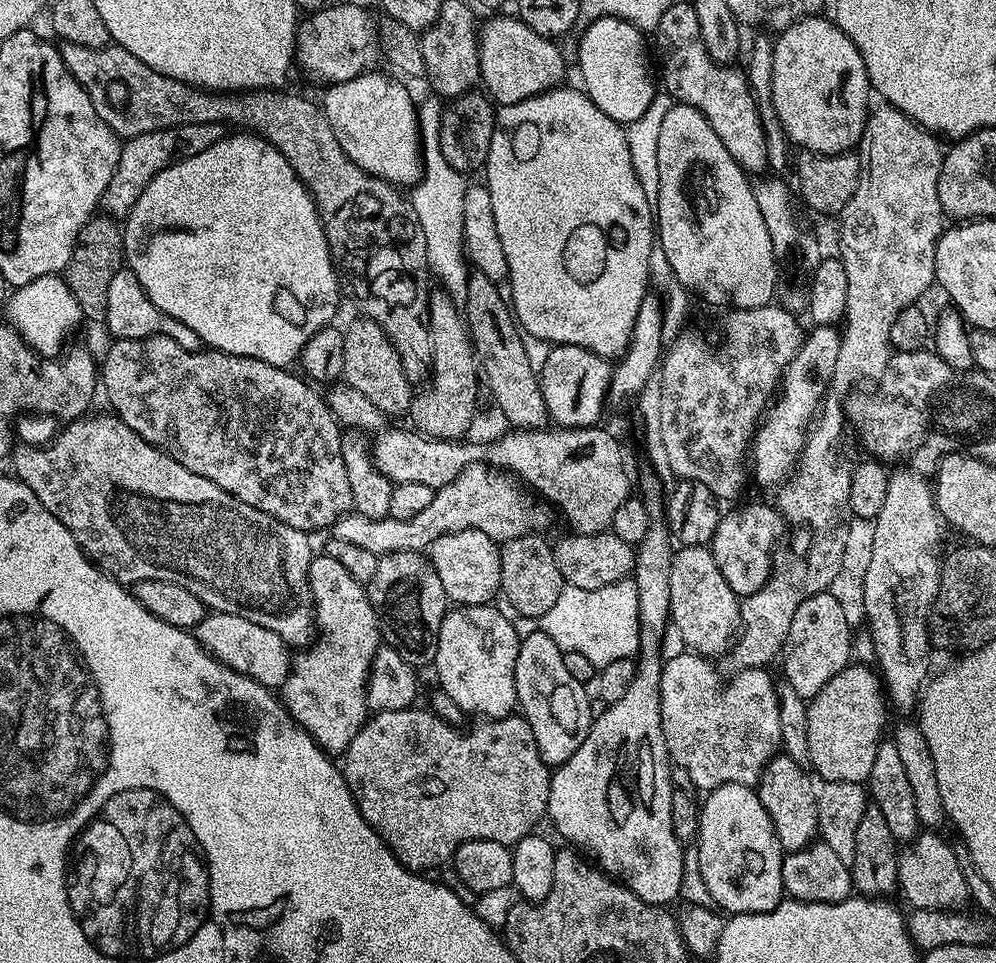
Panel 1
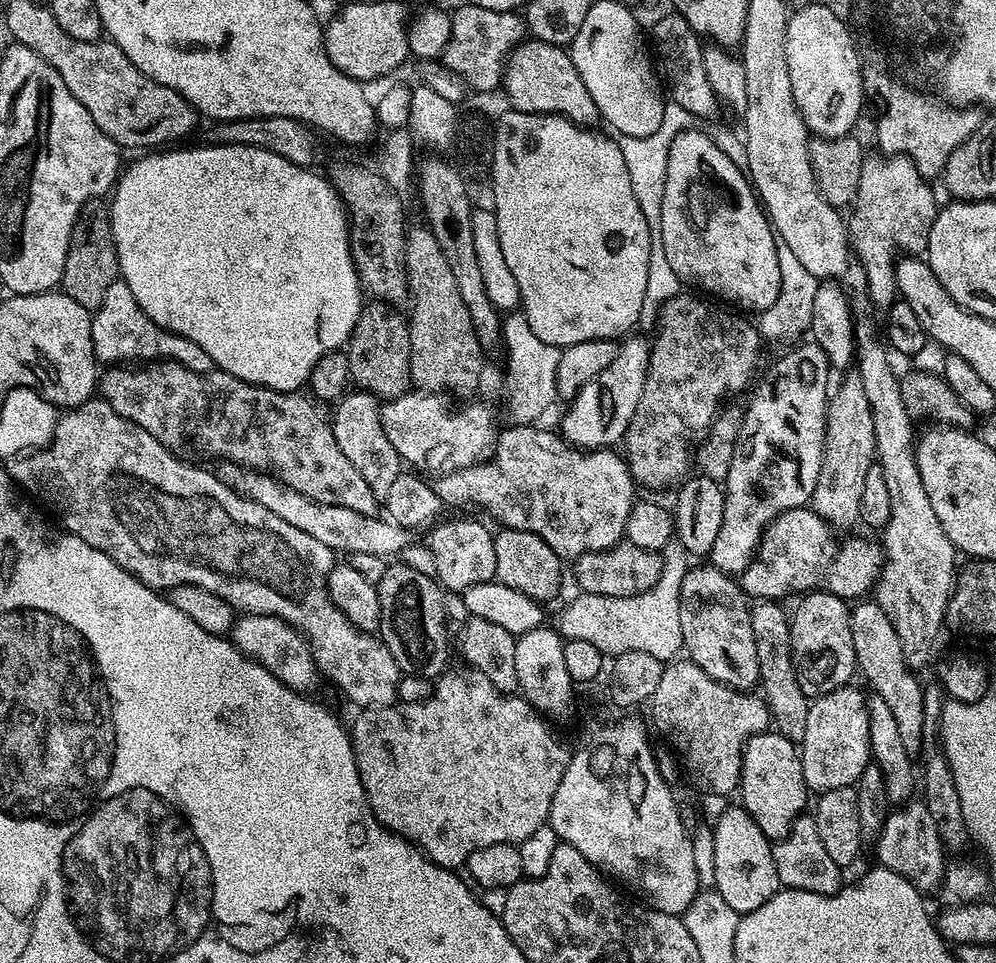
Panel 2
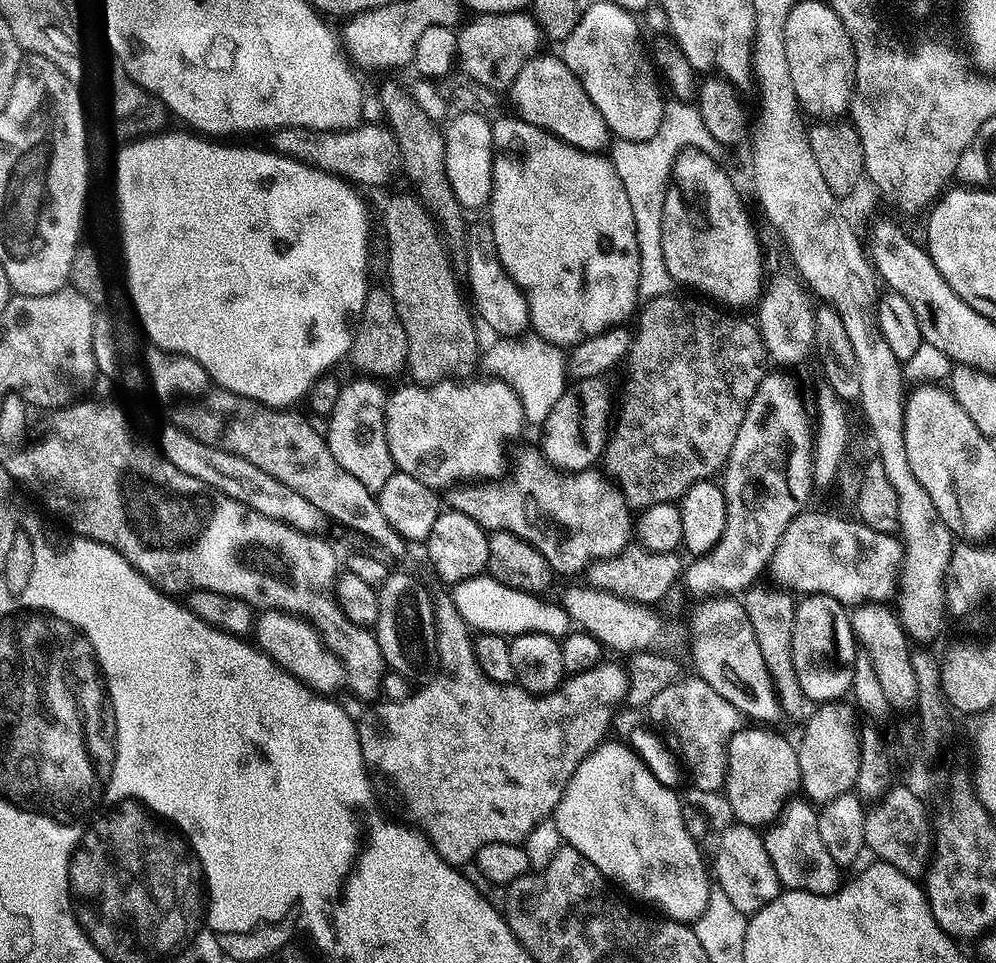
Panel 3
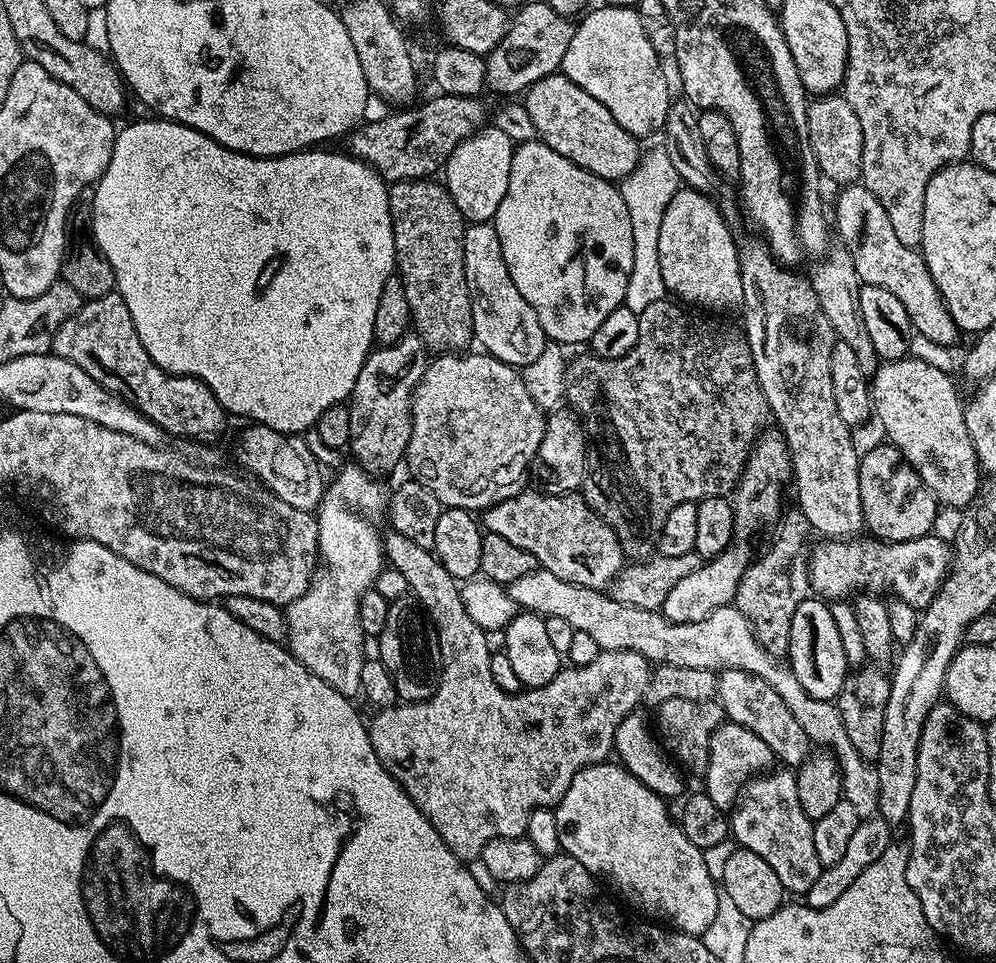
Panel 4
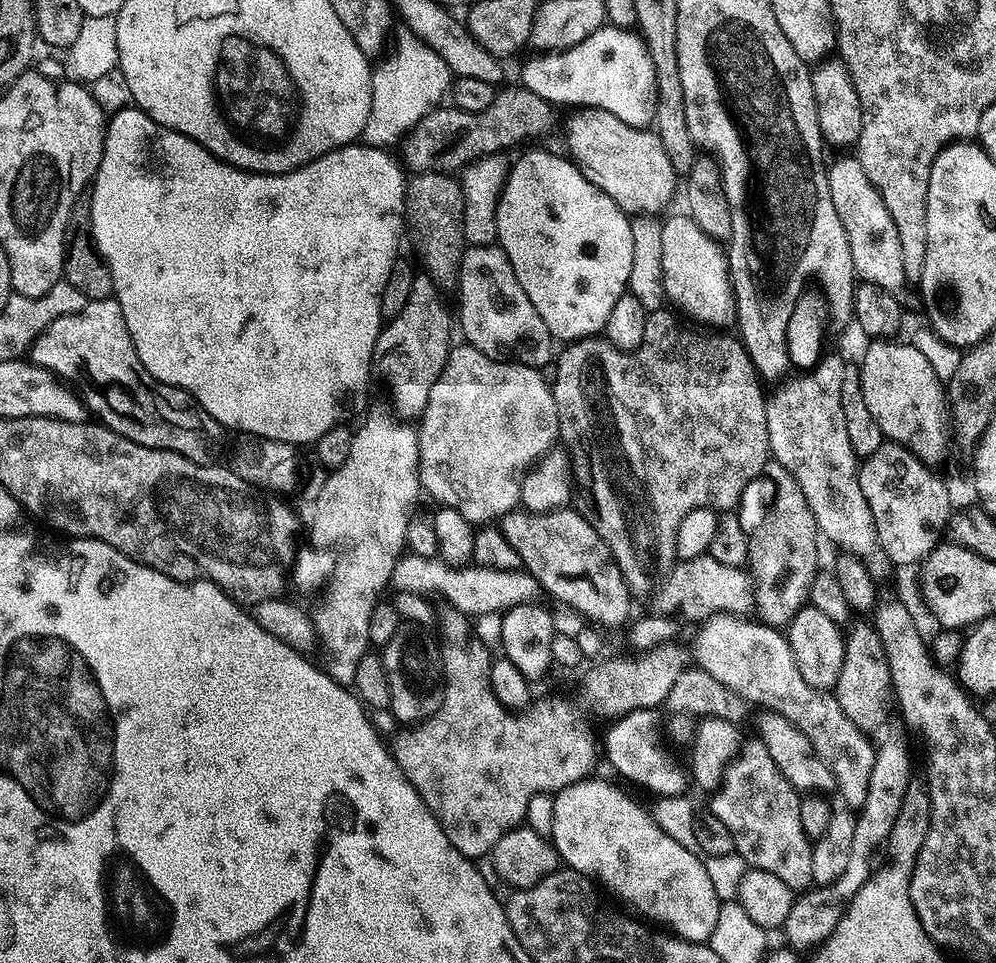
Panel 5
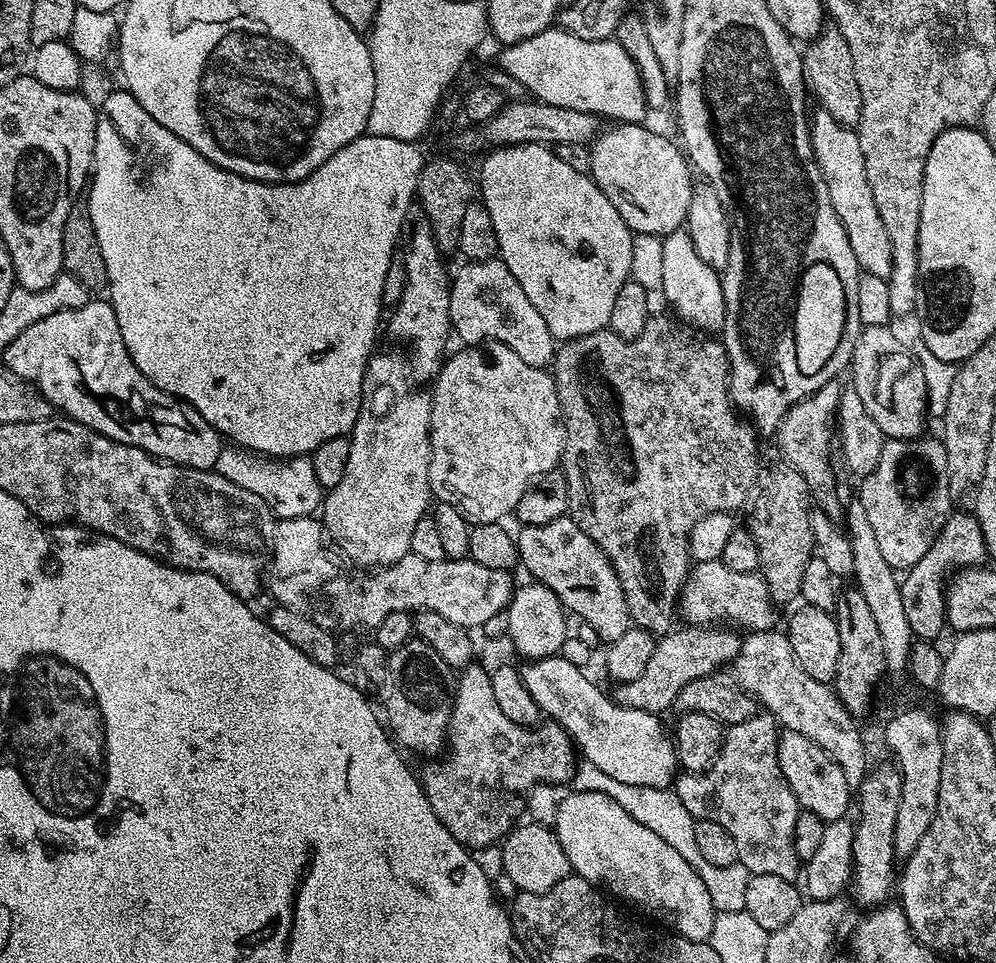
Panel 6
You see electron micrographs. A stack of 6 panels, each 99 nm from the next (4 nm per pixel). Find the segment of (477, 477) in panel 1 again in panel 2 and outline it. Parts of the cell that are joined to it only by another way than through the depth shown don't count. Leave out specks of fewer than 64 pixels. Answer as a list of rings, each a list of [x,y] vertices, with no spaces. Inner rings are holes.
[[[228,460],[219,461],[214,471],[217,478],[230,490],[234,490],[240,496],[245,496],[250,502],[258,502],[258,506],[266,506],[270,514],[278,514],[282,522],[290,522],[290,526],[310,534],[310,538],[318,538],[318,542],[322,542],[322,546],[331,548],[333,553],[357,552],[358,554],[378,554],[385,558],[396,558],[399,557],[396,555],[412,540],[413,533],[409,529],[398,526],[393,520],[381,518],[379,515],[358,514],[356,510],[346,510],[346,506],[341,504],[314,502],[266,472],[243,468],[241,464],[232,464]]]

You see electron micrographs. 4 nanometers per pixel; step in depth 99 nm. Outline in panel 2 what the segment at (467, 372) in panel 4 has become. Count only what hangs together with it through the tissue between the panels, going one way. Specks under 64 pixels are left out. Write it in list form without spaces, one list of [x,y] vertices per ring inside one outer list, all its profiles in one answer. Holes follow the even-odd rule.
[[[409,390],[402,397],[381,403],[380,421],[390,446],[417,473],[432,472],[433,477],[450,474],[489,459],[495,449],[498,427],[486,405],[468,404],[456,409],[444,400],[440,394]]]

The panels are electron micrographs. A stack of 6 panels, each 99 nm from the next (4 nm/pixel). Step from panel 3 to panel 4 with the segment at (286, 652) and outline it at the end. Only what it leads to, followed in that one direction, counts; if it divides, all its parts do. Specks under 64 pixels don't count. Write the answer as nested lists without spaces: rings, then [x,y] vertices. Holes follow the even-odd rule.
[[[348,462],[348,465],[333,478],[332,482],[325,487],[324,496],[320,506],[314,515],[318,522],[318,542],[320,550],[319,559],[323,561],[322,566],[317,567],[312,573],[312,585],[294,602],[283,605],[286,626],[288,627],[288,638],[286,647],[310,674],[322,678],[326,686],[338,690],[338,694],[349,698],[361,695],[360,683],[362,682],[362,666],[366,659],[364,643],[366,637],[358,620],[358,606],[362,602],[362,594],[373,591],[376,579],[381,570],[386,567],[384,554],[384,542],[382,532],[379,532],[366,517],[360,512],[380,512],[387,509],[390,496],[379,479],[369,476],[359,464]]]

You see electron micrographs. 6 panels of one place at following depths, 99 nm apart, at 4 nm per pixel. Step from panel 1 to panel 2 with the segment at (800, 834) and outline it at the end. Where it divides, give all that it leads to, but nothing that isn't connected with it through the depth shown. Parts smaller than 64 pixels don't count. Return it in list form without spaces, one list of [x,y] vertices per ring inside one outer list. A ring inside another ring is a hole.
[[[769,730],[752,736],[744,747],[740,783],[739,803],[758,822],[758,830],[770,841],[781,840],[790,834],[790,826],[799,816],[805,815],[810,799],[806,778],[802,778],[802,762],[797,745],[787,740],[781,732]]]

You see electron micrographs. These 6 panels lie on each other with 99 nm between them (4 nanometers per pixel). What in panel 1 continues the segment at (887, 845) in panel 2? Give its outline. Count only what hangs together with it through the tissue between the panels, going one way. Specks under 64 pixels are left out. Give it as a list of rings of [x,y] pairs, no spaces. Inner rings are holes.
[[[924,830],[908,848],[898,856],[898,892],[909,900],[912,908],[943,908],[945,910],[960,910],[969,903],[966,878],[955,858],[953,845],[935,831]]]

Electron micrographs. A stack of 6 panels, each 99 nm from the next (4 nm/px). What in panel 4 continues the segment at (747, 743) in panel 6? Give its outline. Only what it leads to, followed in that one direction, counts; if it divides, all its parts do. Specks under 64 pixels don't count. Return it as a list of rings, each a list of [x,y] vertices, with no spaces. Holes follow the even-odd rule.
[[[788,770],[780,771],[784,772],[773,771],[771,774],[761,774],[745,784],[740,792],[740,799],[736,801],[736,807],[730,812],[730,836],[733,841],[737,840],[735,843],[739,847],[758,854],[758,858],[763,858],[770,866],[770,870],[778,874],[778,882],[782,882],[785,890],[789,893],[807,894],[810,886],[818,882],[822,871],[818,854],[814,850],[814,830],[812,829],[814,821],[802,810],[802,802],[798,802],[795,775]]]

